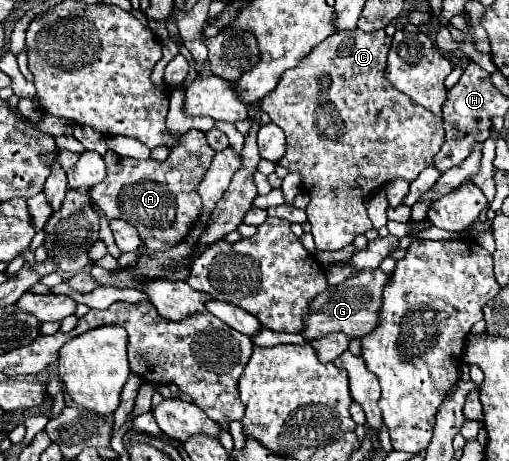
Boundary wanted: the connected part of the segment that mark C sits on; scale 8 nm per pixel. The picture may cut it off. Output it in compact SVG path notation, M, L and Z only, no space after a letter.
M356 28L336 32L322 44L314 46L296 68L286 70L278 88L262 98L262 110L286 134L286 154L278 164L290 172L298 172L306 186L304 190L310 196L306 214L318 250L342 250L358 234L370 230L372 222L364 206L366 196L396 178L412 182L422 168L434 162L434 156L444 144L442 120L414 104L386 80L384 66L390 44L392 38L388 38L384 30L362 32Z

